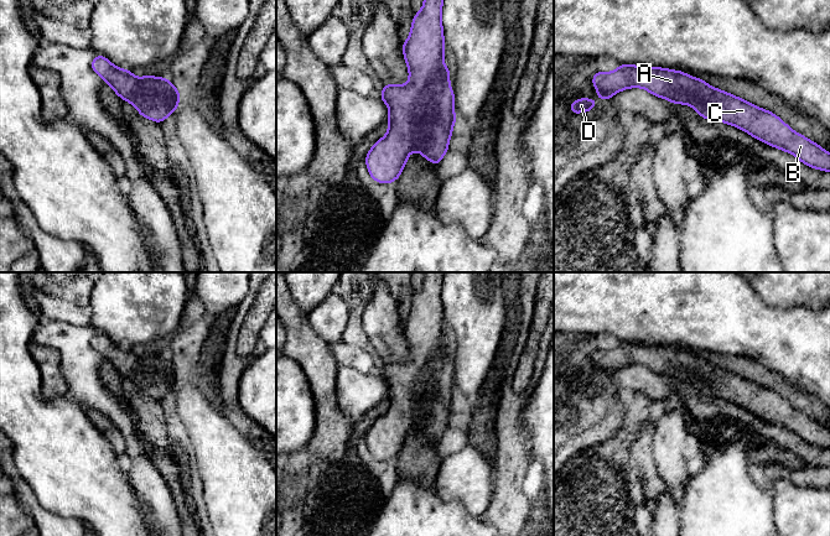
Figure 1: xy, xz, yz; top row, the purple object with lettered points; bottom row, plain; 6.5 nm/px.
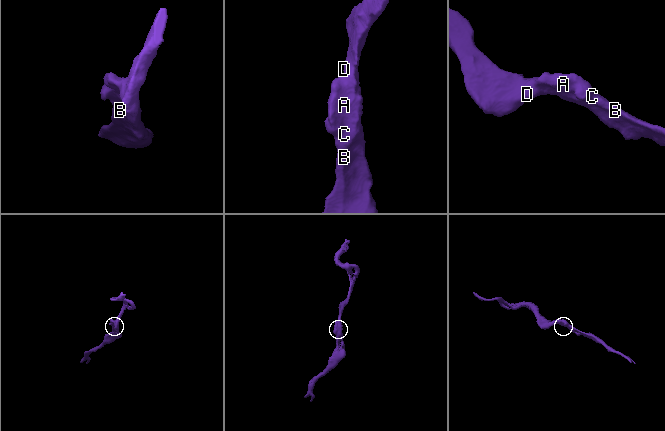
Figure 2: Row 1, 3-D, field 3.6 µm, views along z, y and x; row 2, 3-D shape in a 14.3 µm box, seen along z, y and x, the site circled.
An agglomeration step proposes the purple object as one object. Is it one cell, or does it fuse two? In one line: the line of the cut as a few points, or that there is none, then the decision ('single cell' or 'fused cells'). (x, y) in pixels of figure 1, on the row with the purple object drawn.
cut none; single cell

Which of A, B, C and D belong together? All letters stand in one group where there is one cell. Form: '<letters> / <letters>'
A B C D

